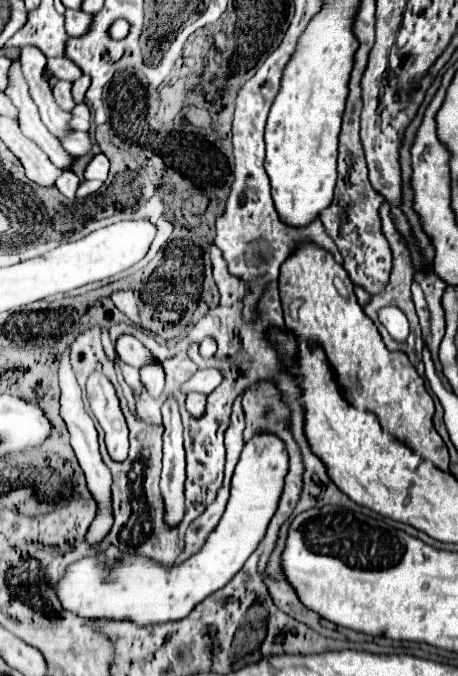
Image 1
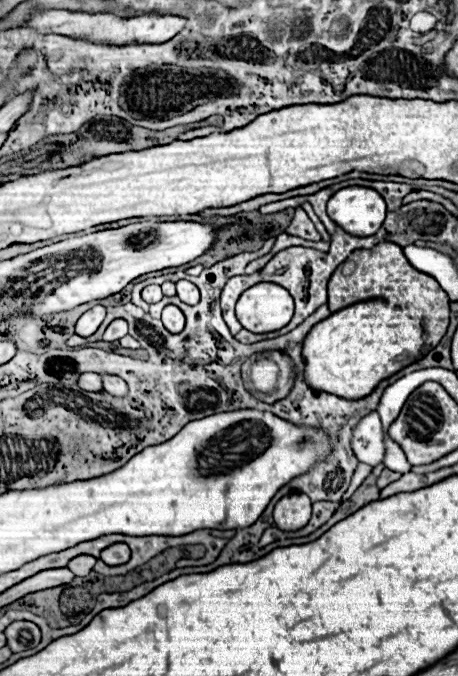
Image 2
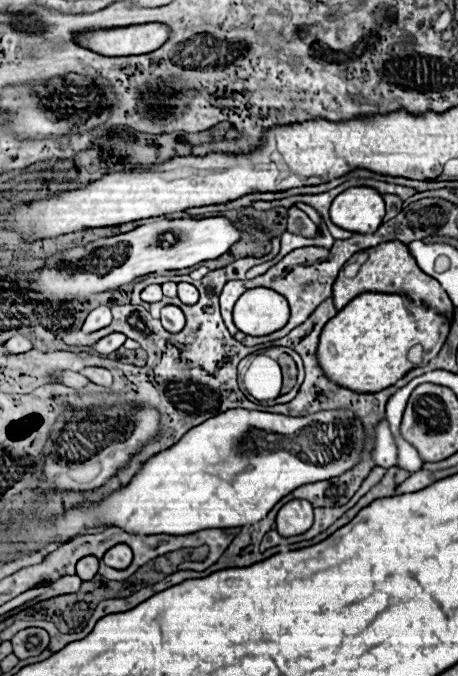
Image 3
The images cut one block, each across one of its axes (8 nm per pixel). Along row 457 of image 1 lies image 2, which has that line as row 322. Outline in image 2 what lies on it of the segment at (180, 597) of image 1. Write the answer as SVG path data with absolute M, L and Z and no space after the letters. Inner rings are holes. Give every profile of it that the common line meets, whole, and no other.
M258 282L250 286L236 304L240 324L254 334L280 330L290 322L292 314L294 300L288 290L276 282Z

